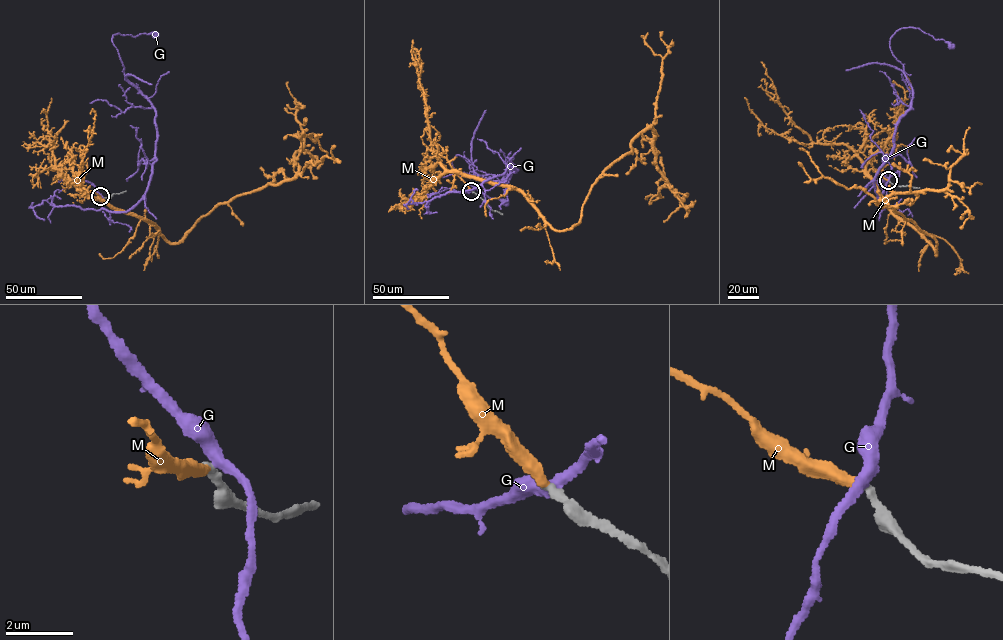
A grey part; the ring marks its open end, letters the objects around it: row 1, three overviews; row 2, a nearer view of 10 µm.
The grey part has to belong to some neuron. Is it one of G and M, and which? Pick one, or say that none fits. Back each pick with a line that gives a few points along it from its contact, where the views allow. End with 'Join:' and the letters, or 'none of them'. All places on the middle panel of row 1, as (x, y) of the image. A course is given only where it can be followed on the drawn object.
Join: none of them

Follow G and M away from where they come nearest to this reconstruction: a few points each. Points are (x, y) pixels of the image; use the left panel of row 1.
G: (101, 196), (102, 206), (120, 212), (146, 190), (155, 108), (125, 77), (111, 40), (156, 35)
M: (101, 196), (178, 242), (220, 204), (293, 178), (298, 166), (293, 157), (303, 135), (288, 82)

